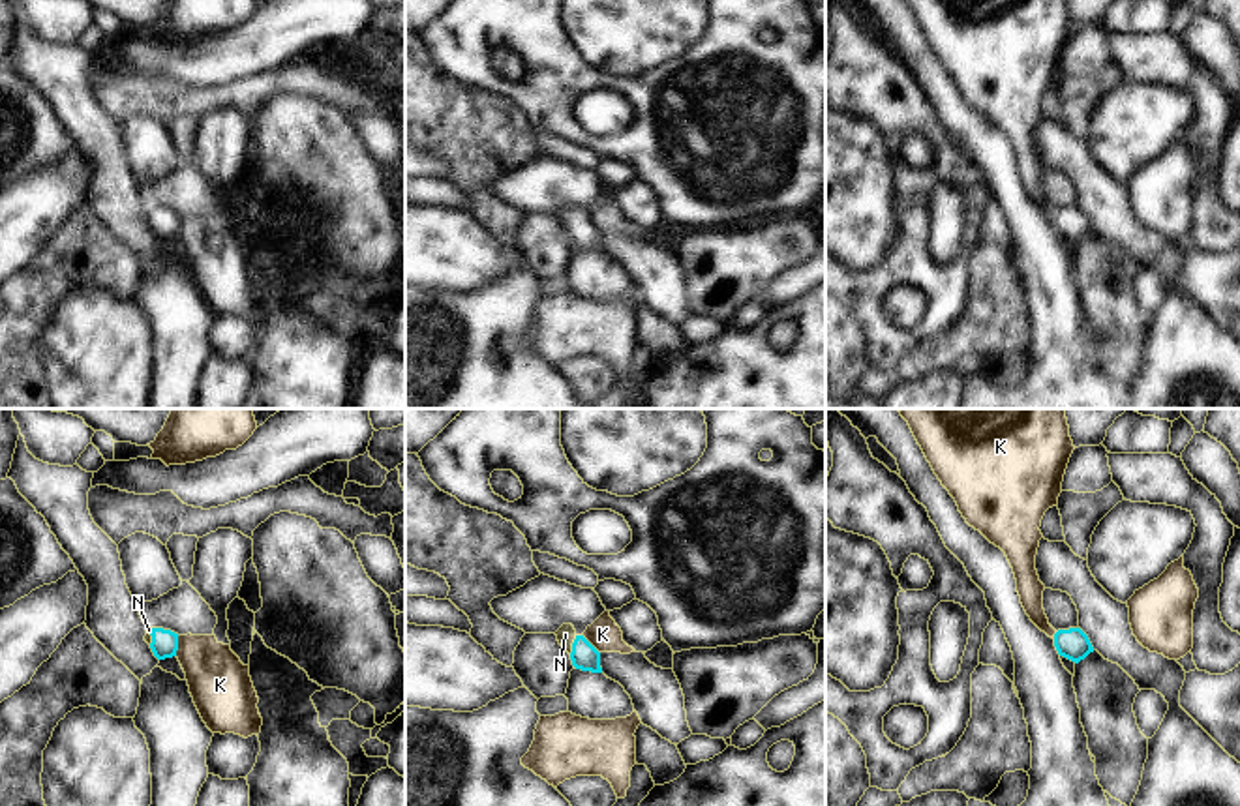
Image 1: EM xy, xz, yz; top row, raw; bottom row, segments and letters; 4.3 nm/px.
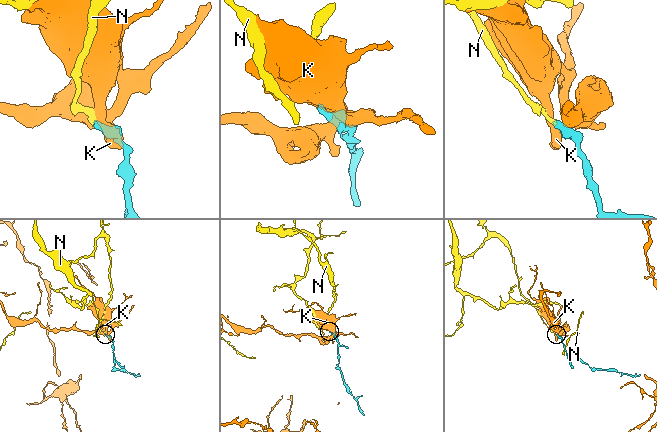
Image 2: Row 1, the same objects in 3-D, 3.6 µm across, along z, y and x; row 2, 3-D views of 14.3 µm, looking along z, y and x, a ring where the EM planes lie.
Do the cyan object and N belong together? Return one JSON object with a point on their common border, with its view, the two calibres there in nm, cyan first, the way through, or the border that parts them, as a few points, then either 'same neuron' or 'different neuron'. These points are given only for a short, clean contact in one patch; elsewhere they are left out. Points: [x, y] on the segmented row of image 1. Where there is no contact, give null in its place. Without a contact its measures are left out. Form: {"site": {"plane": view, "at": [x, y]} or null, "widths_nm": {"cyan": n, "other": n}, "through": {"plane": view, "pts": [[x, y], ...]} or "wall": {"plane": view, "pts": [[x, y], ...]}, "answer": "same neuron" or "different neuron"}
{"site": {"plane": "xz", "at": [573, 645]}, "widths_nm": {"cyan": 120, "other": 80}, "through": {"plane": "xz", "pts": [[584, 656], [573, 645], [565, 634]]}, "answer": "same neuron"}

